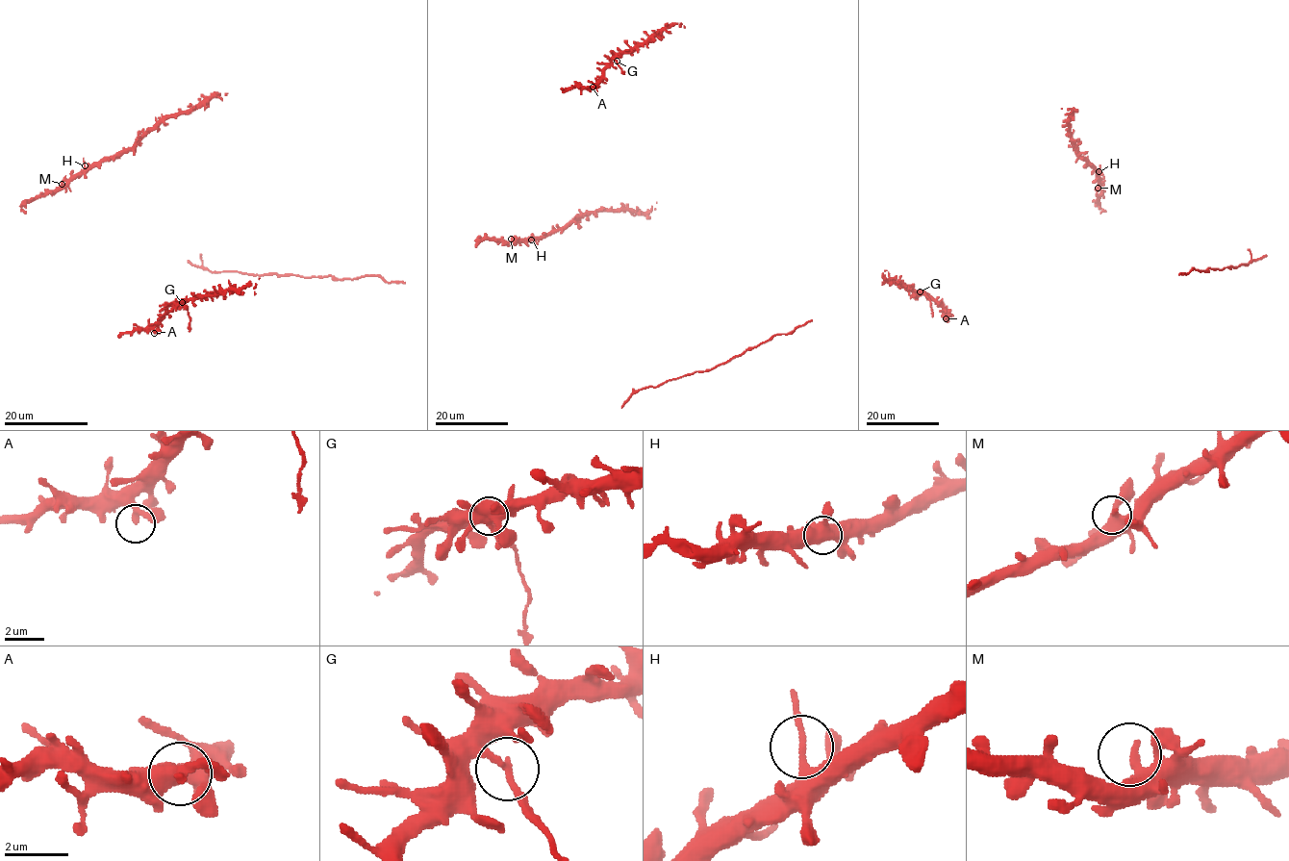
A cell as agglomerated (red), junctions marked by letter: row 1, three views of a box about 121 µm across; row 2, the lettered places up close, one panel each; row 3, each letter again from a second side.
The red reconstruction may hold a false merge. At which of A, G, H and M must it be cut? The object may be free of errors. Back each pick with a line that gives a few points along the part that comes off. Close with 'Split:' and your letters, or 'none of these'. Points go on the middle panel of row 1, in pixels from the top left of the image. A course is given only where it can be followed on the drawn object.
G: Course of the part to remove: (616, 62), (622, 73)
Split: G

